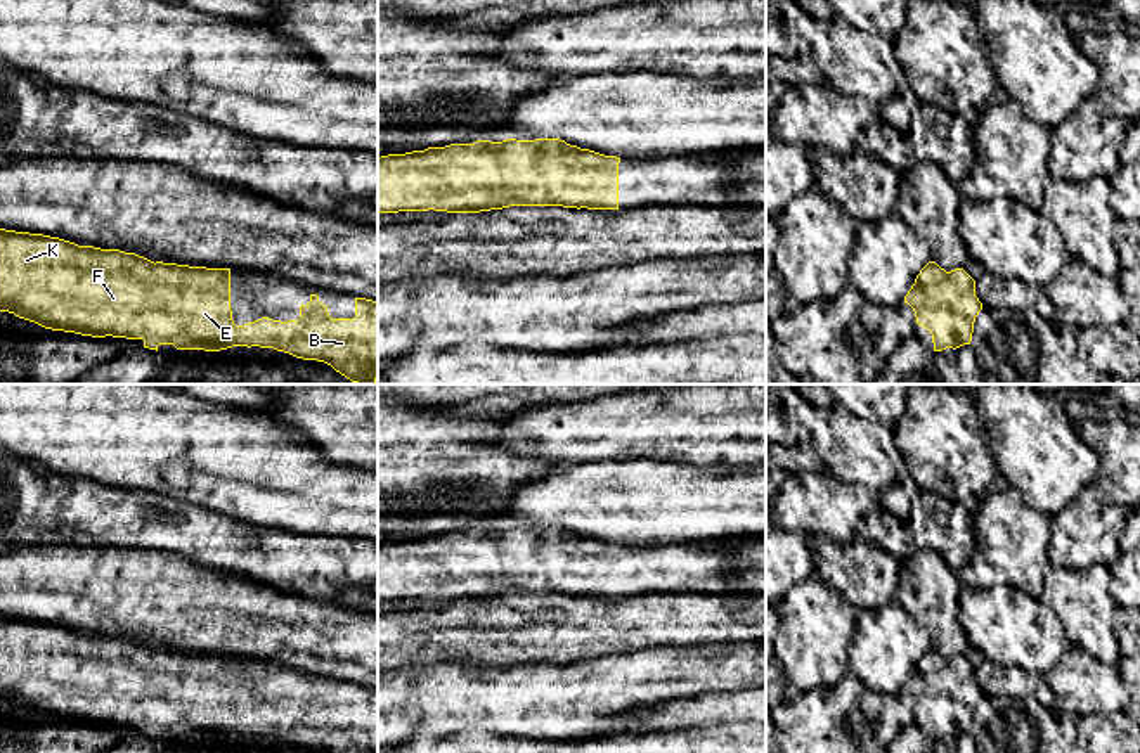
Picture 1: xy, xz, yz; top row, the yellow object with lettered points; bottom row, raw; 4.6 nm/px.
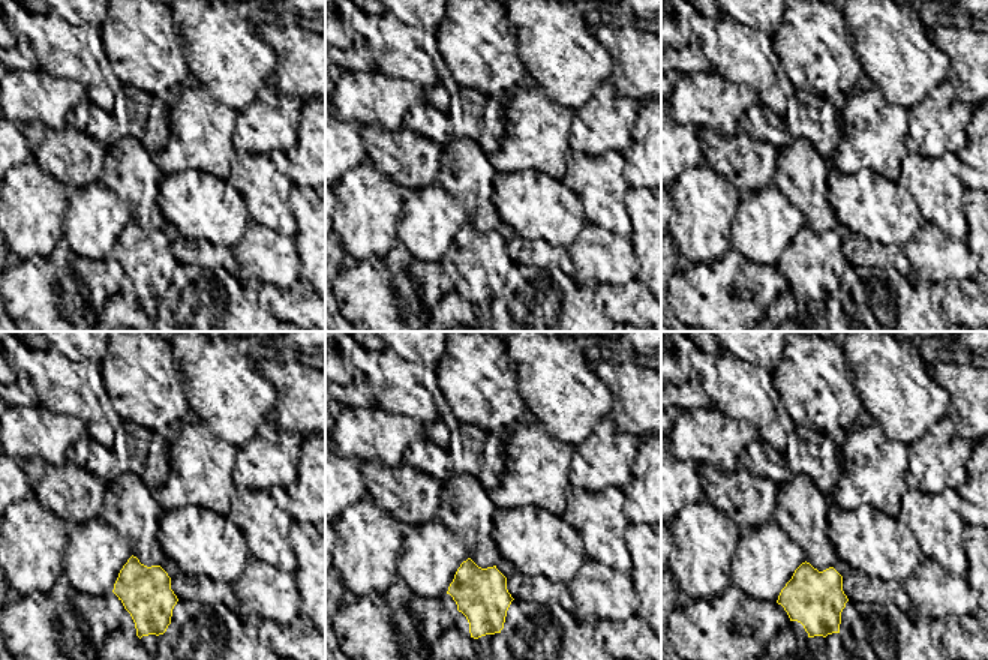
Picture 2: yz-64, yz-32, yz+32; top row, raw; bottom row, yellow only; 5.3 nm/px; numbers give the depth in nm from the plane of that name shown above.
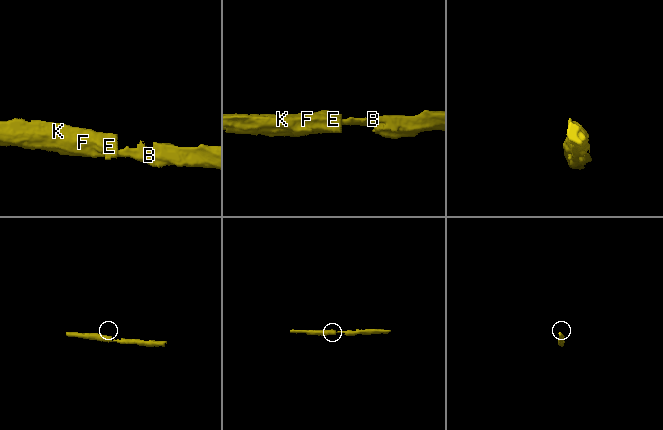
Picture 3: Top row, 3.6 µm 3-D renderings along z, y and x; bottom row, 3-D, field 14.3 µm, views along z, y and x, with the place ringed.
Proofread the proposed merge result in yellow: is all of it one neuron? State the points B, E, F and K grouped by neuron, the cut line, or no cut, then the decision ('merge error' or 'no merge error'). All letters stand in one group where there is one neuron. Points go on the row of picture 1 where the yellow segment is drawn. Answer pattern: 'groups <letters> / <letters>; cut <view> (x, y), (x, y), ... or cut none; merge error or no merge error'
groups B E F K; cut none; no merge error

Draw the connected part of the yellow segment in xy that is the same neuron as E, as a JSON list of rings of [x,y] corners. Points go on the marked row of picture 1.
[[[0,228],[0,312],[14,313],[52,331],[92,338],[142,339],[144,348],[156,351],[159,344],[204,351],[220,351],[232,346],[274,348],[296,358],[324,362],[357,384],[376,384],[378,379],[378,301],[355,298],[353,319],[331,319],[319,296],[310,294],[310,301],[300,306],[298,320],[281,322],[262,317],[236,325],[230,310],[230,268],[154,263],[135,253],[78,246],[43,234]]]

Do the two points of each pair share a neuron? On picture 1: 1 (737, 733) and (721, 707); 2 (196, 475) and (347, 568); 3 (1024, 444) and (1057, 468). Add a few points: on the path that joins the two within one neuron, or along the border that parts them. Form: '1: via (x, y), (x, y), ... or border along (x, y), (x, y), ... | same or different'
1: border along (747, 719), (692, 727) | different
2: border along (243, 520), (323, 537) | different
3: via (1029, 452), (1049, 468) | same

